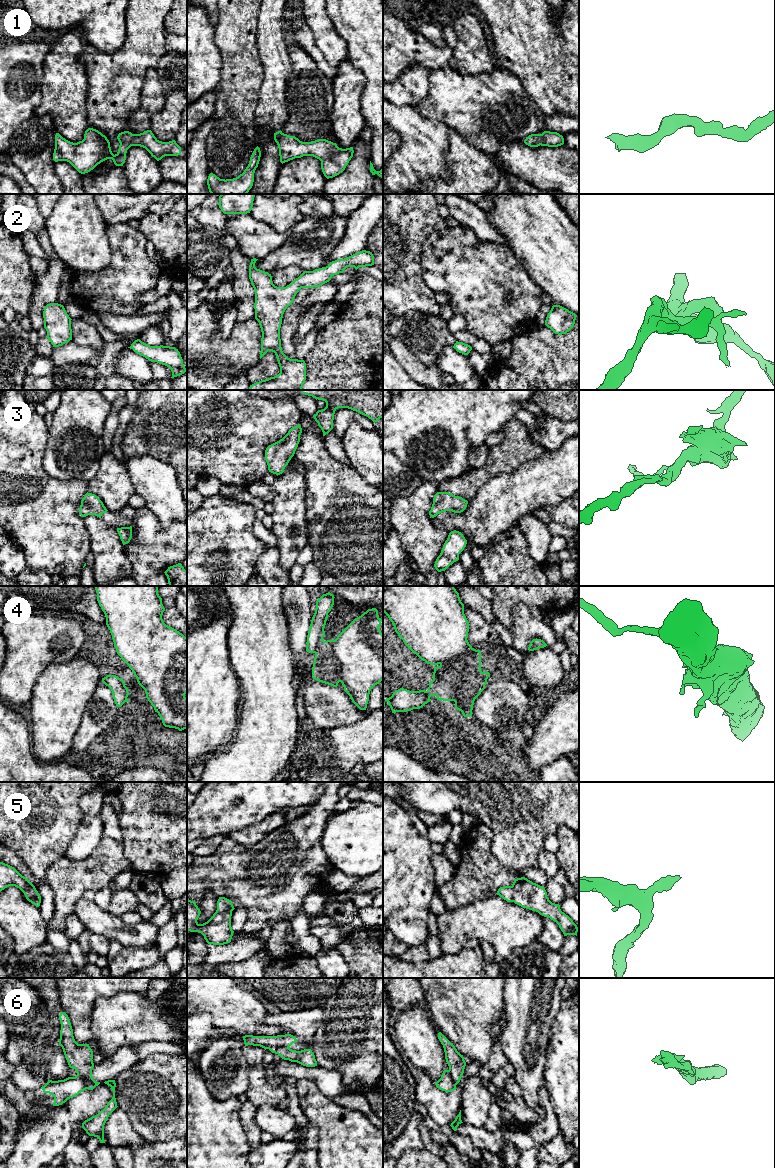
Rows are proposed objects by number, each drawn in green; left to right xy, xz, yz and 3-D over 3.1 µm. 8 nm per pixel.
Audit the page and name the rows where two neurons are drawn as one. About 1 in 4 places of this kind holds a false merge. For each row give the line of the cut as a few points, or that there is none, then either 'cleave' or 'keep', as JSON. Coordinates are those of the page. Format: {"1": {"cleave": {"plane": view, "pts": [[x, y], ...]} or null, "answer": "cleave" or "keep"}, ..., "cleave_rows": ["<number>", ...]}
{"1": {"cleave": null, "answer": "keep"}, "2": {"cleave": null, "answer": "keep"}, "3": {"cleave": null, "answer": "keep"}, "4": {"cleave": {"plane": "xz", "pts": [[323, 629], [314, 652]]}, "answer": "cleave"}, "5": {"cleave": null, "answer": "keep"}, "6": {"cleave": {"plane": "xy", "pts": [[77, 1074], [85, 1080], [86, 1088]]}, "answer": "cleave"}, "cleave_rows": ["4", "6"]}

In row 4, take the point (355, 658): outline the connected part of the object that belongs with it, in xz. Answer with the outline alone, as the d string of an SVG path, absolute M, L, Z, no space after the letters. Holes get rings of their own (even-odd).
M372 608L355 618L335 640L324 641L323 630L315 652L312 678L333 687L341 682L344 691L360 710L366 710L371 689L383 680L383 634L379 629L381 621L378 610Z

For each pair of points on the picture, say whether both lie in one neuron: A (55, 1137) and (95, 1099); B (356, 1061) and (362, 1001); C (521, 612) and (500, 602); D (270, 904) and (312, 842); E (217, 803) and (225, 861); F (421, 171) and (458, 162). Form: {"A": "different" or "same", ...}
{"A": "same", "B": "same", "C": "different", "D": "same", "E": "different", "F": "different"}

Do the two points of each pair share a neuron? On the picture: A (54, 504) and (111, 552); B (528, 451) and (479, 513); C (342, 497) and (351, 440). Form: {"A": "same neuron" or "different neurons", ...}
{"A": "different neurons", "B": "different neurons", "C": "different neurons"}

